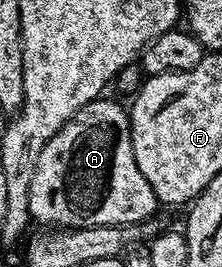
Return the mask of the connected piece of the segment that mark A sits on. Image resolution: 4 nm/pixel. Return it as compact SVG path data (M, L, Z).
M98 98L91 101L75 118L61 127L59 134L43 146L39 163L35 166L35 178L31 178L29 215L38 225L50 229L86 228L87 226L111 226L112 224L139 224L150 219L159 208L157 195L151 190L151 182L139 174L135 166L135 150L131 150L131 130L126 105L113 100Z

